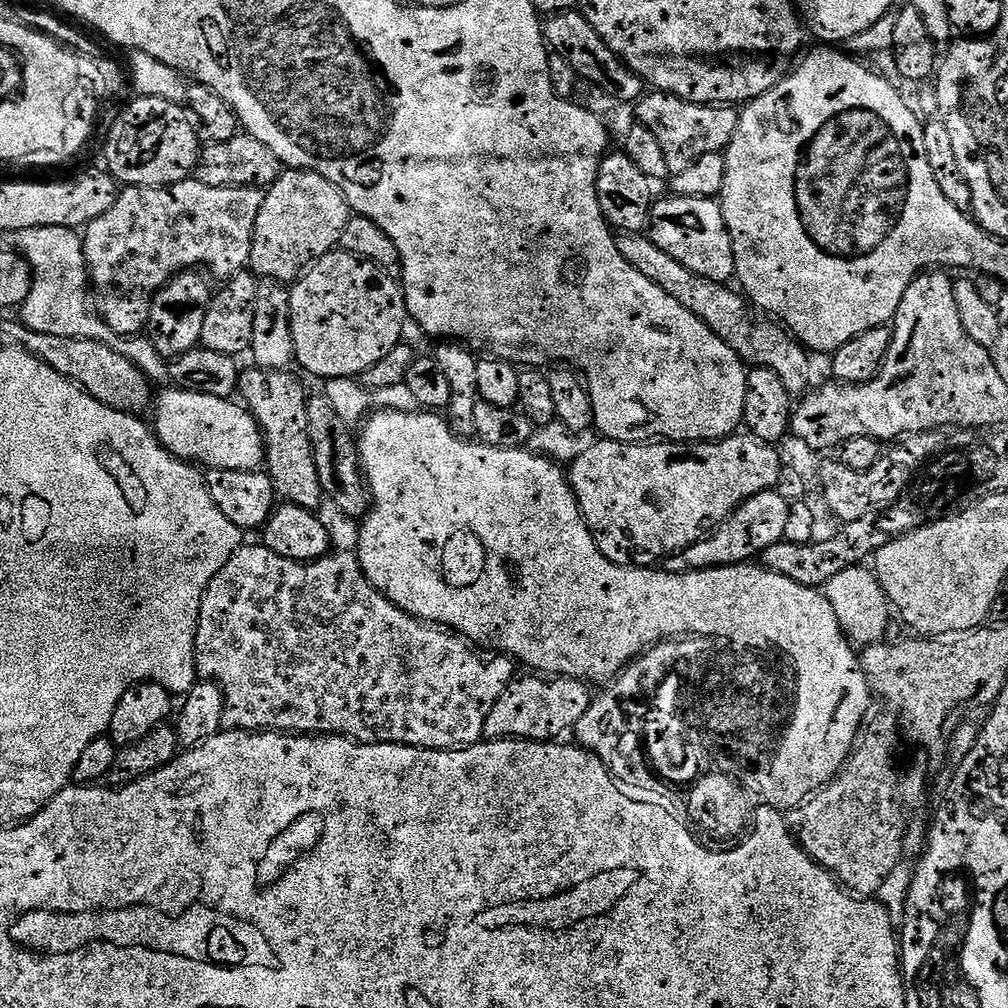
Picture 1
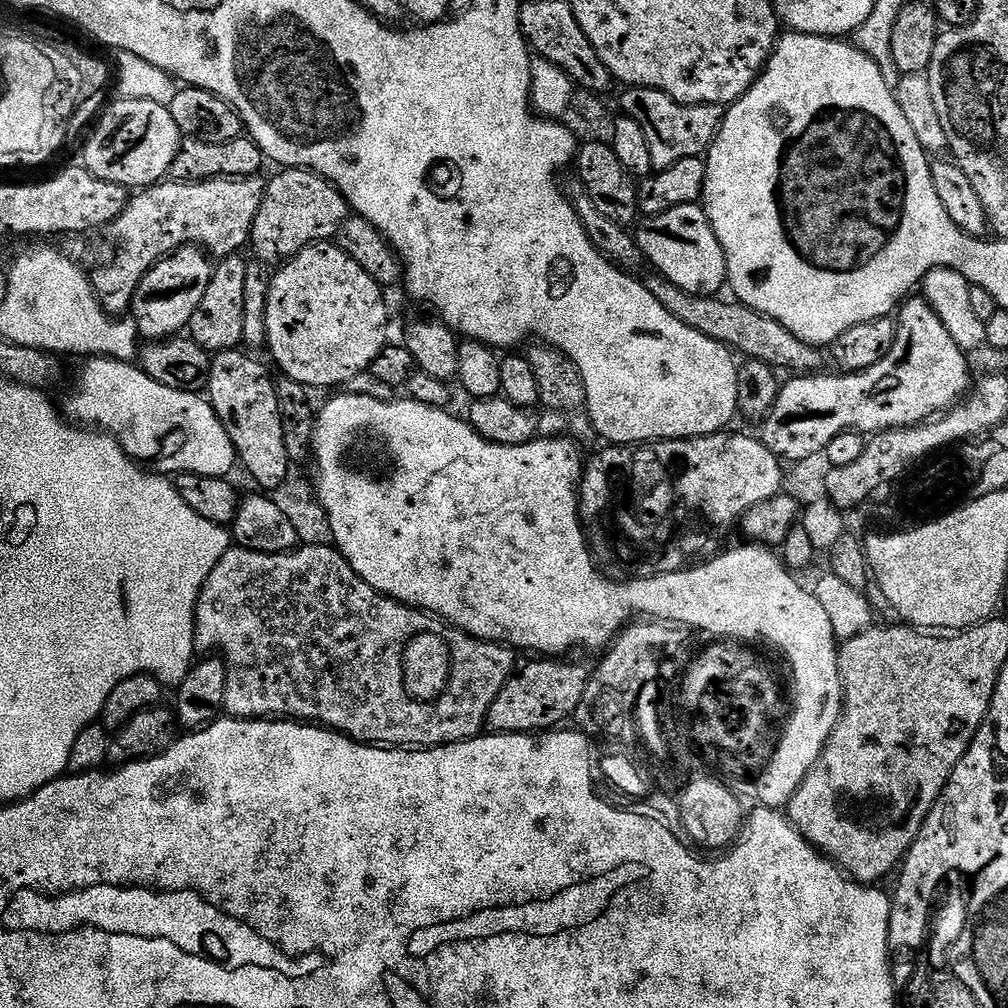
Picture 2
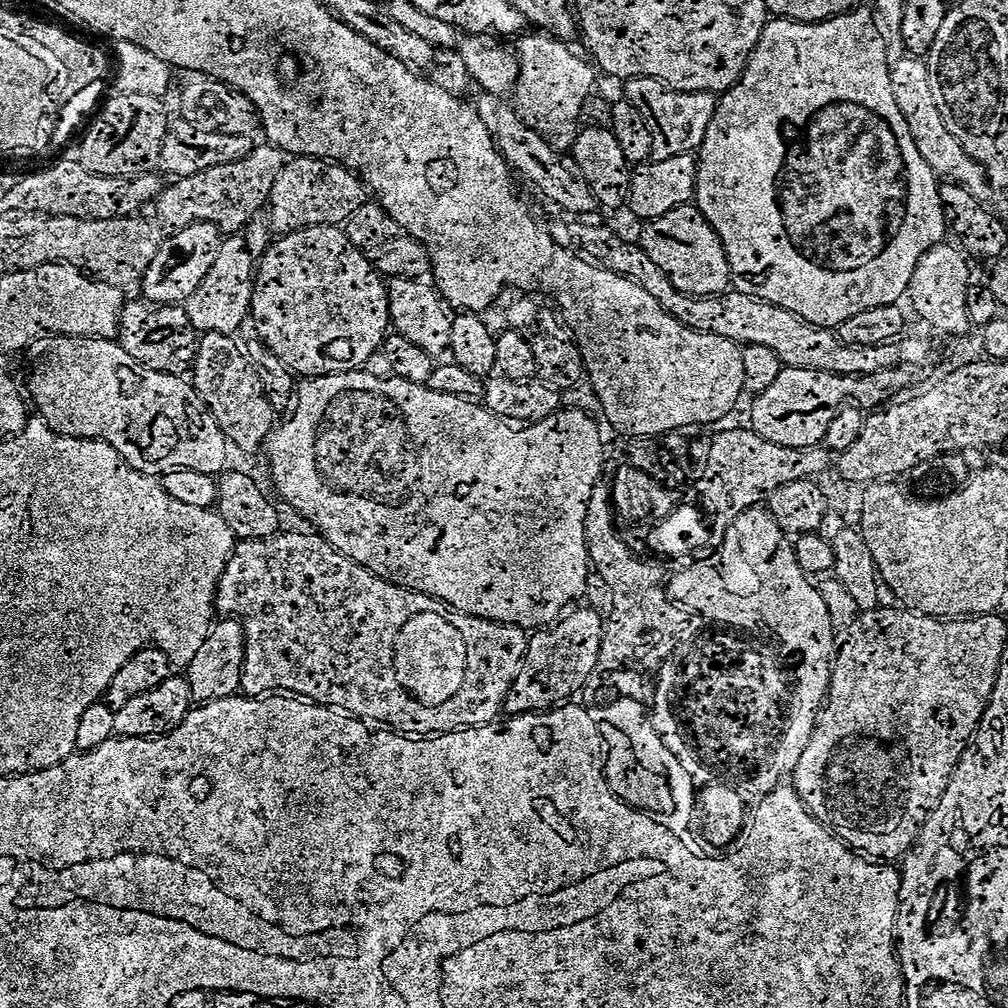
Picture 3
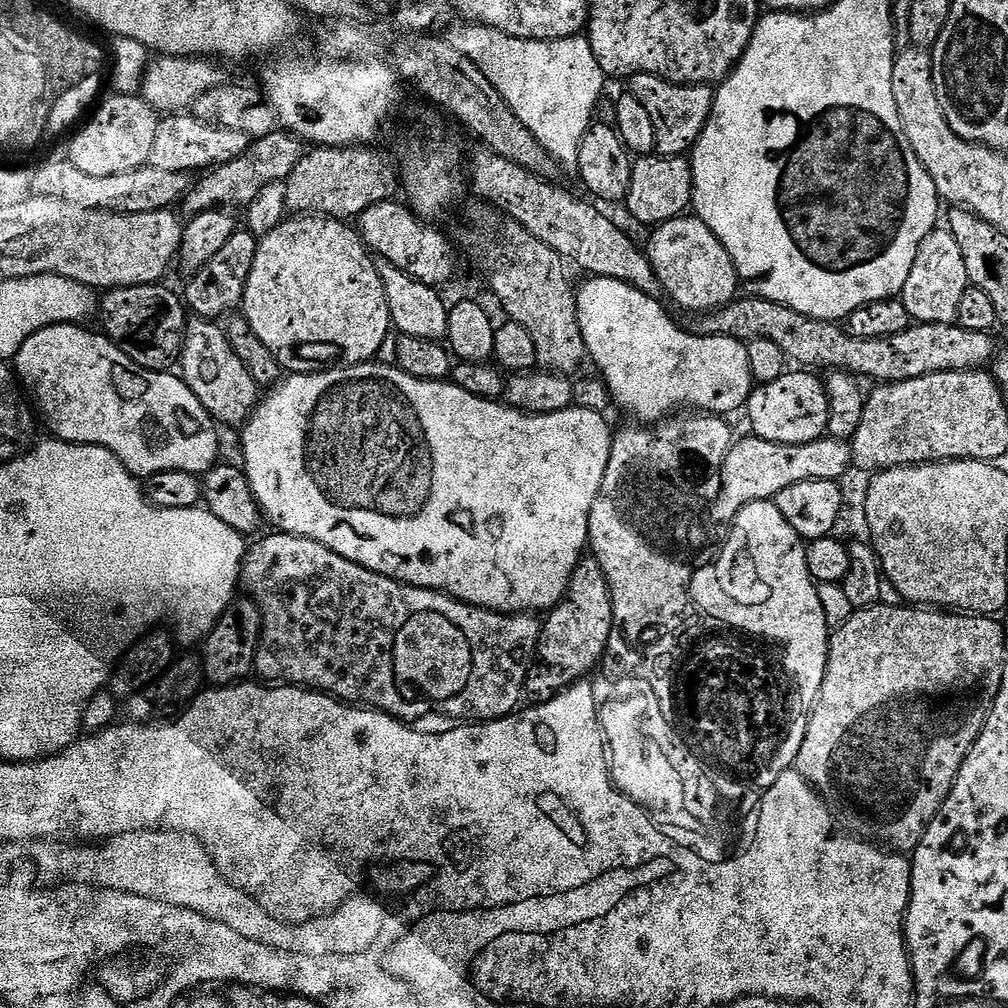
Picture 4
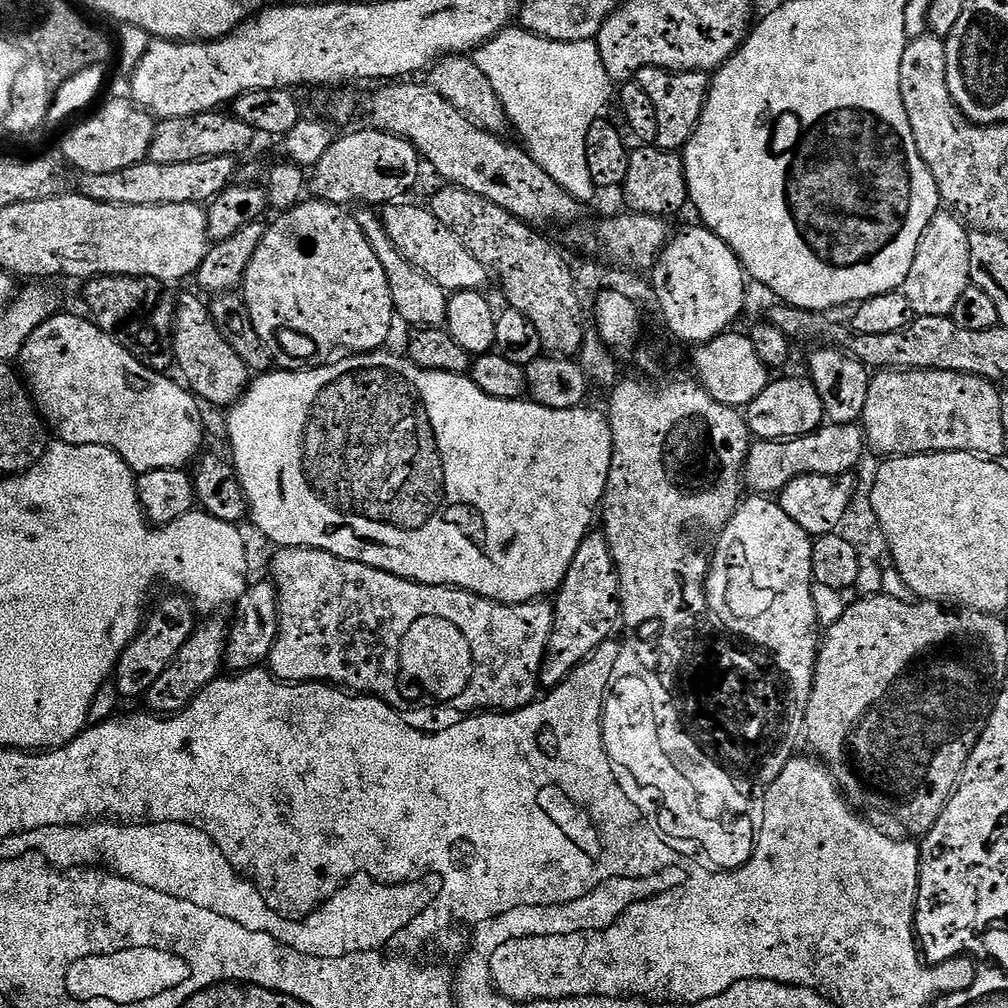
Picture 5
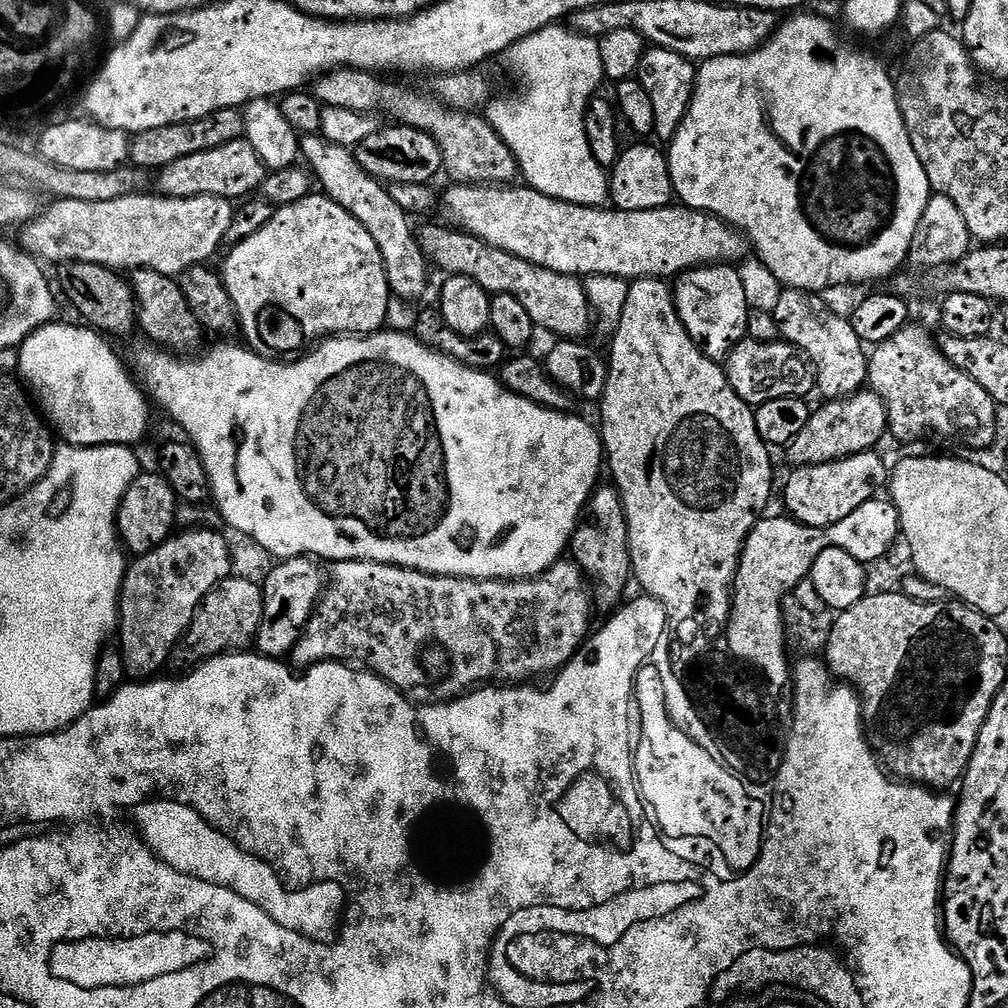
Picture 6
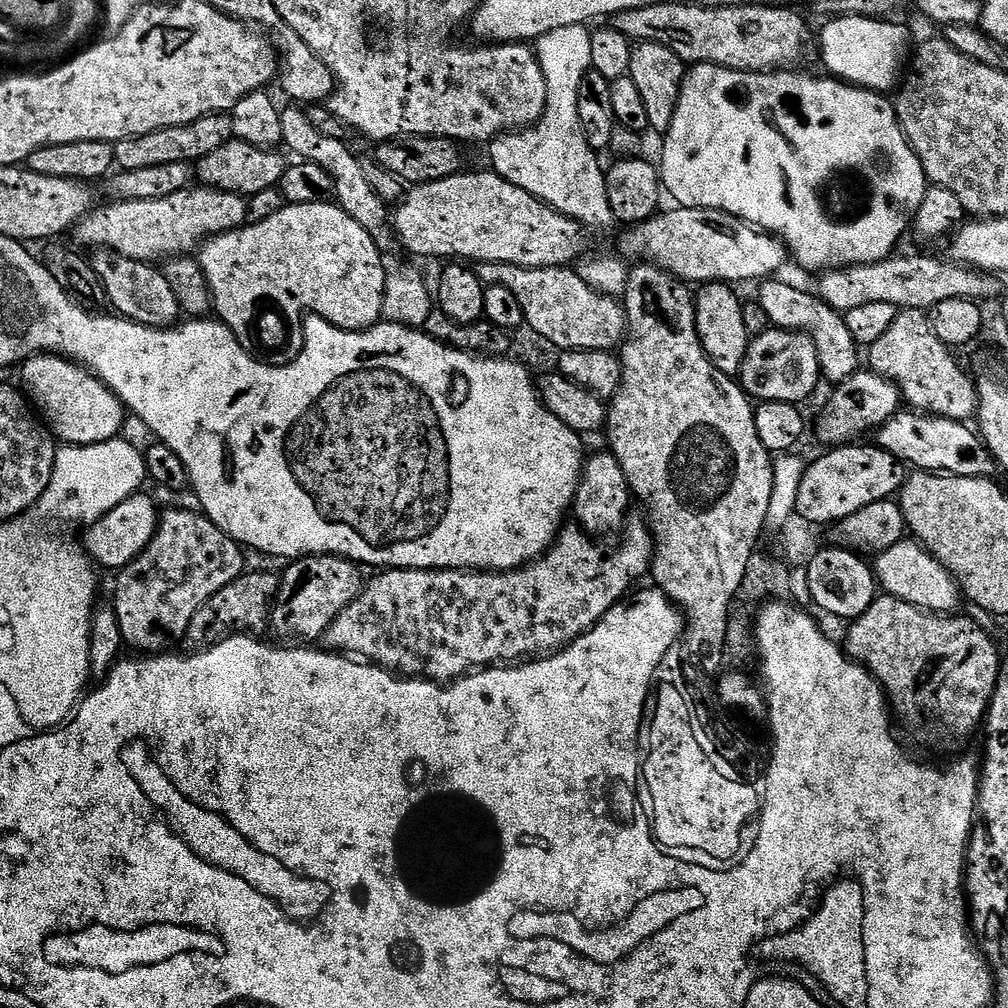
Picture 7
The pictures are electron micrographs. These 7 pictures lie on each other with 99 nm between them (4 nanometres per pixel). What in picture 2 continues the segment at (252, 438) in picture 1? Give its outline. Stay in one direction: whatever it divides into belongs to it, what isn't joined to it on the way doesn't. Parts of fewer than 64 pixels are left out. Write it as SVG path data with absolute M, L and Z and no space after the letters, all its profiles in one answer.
M97 356L85 359L83 364L84 369L76 380L76 389L68 400L69 417L77 416L72 418L77 421L85 420L80 422L88 426L99 426L105 433L113 434L134 460L148 466L155 466L164 474L176 472L175 474L227 477L228 471L234 466L237 467L237 449L229 425L223 423L219 413L203 395L200 397L200 394L192 390L166 386L150 378L144 373L143 368L127 360Z

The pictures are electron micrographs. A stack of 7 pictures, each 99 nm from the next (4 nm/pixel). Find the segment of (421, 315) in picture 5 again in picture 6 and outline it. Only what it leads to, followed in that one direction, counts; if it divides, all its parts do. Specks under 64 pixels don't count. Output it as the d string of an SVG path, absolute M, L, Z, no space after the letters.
M318 134L301 139L301 155L314 168L317 181L322 182L323 193L338 202L352 217L362 223L382 254L389 291L399 300L417 303L428 288L429 265L424 259L419 239L411 230L409 215L393 200L391 191L381 182L362 170L351 149L331 144Z

